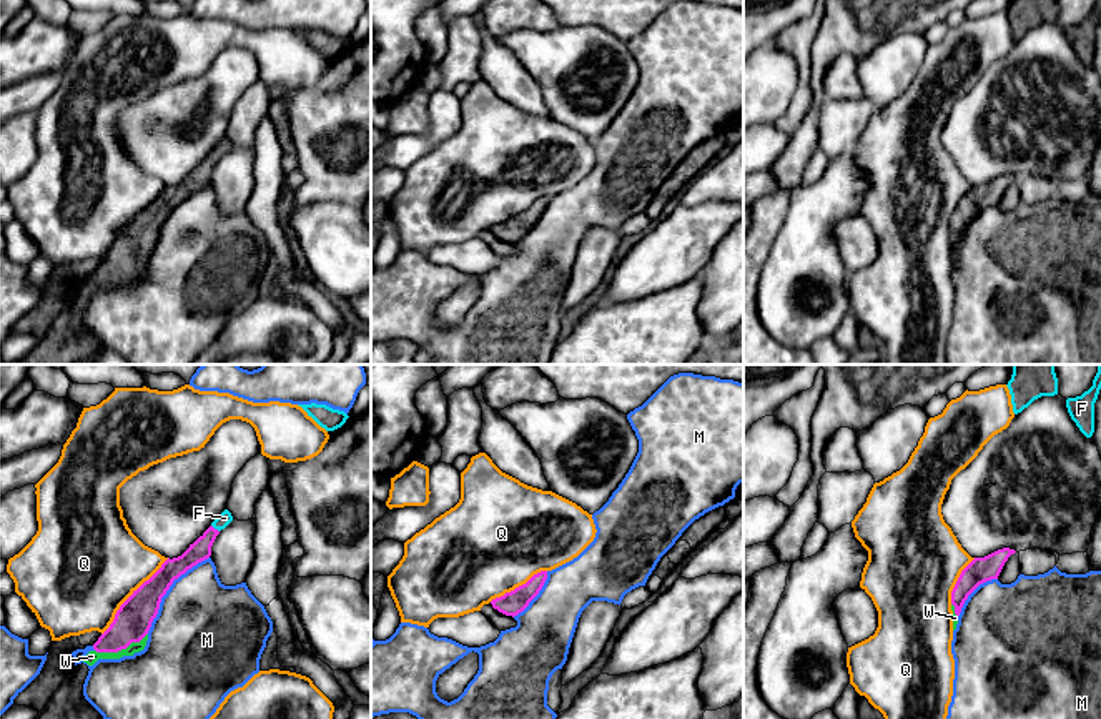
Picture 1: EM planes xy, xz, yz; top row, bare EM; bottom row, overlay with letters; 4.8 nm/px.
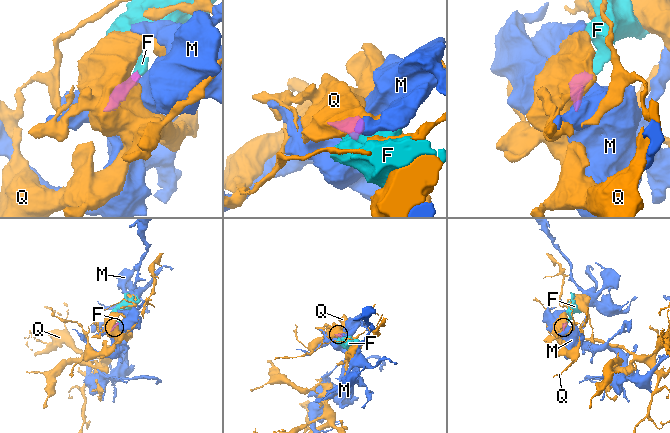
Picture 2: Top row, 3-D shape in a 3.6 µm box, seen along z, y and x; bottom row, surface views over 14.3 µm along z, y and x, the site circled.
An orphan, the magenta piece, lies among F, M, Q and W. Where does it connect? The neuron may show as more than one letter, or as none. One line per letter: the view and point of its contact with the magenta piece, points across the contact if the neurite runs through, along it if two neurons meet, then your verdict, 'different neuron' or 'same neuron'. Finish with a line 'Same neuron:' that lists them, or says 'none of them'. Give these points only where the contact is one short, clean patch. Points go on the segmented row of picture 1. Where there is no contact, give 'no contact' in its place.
F: contact xy (213, 528); way xy (200, 550), (213, 528), (225, 518); same neuron
M: contact xy (168, 588); different neuron
Q: contact xy (130, 596); different neuron
W: contact xy (120, 649); way xy (133, 619), (120, 641), (120, 649), (102, 651), (92, 656); same neuron
Same neuron: F, W

